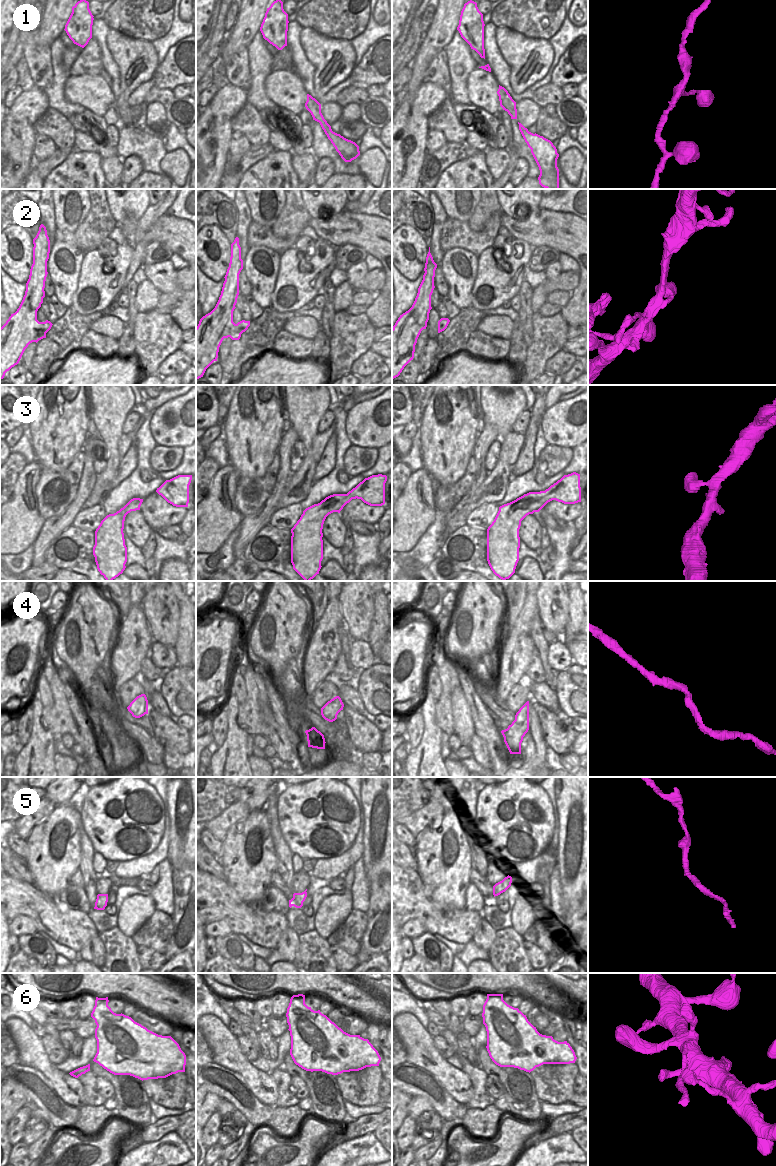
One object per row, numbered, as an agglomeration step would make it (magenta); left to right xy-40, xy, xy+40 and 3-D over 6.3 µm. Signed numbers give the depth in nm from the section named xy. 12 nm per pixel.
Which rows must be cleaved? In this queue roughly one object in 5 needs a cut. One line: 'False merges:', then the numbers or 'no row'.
False merges: no row

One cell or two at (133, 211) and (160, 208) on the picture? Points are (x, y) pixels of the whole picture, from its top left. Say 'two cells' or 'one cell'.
two cells

